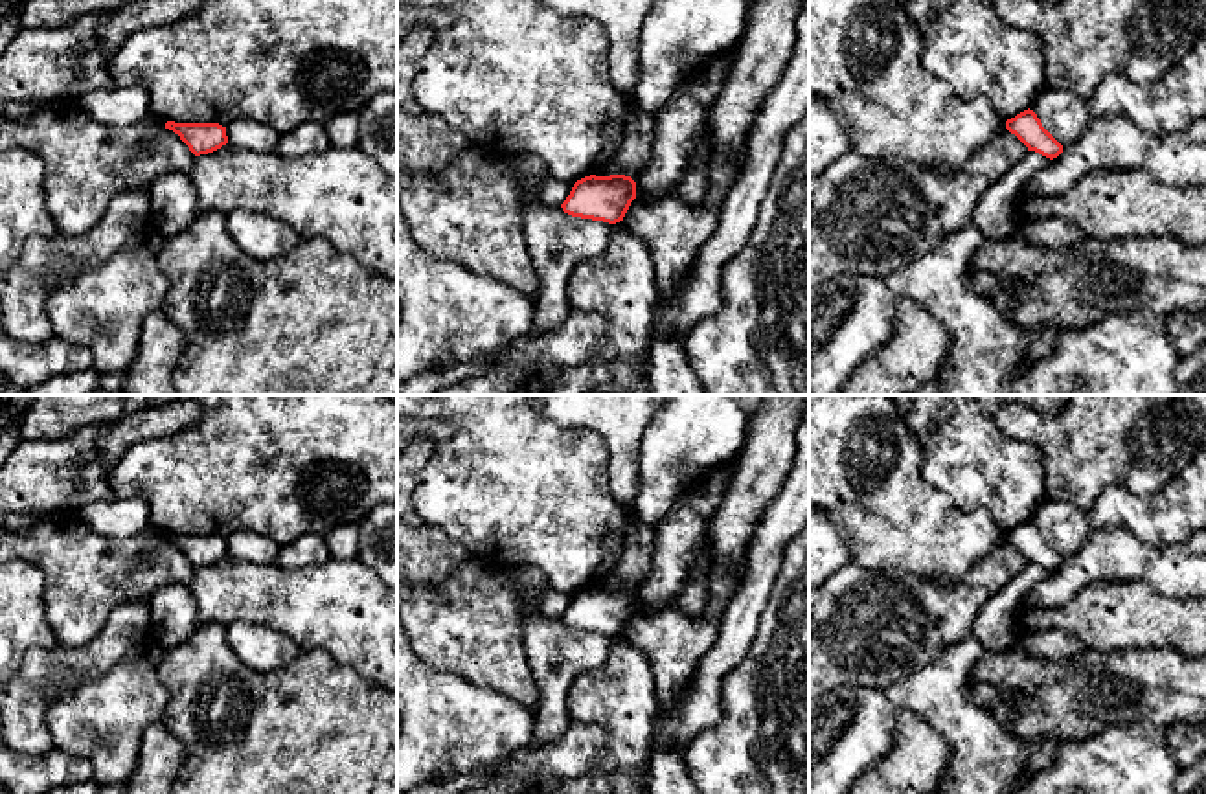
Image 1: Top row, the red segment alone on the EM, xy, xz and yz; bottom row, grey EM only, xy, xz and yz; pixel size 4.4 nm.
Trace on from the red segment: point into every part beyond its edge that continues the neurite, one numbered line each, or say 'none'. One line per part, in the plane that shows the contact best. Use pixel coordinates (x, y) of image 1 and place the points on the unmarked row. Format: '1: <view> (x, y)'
none

